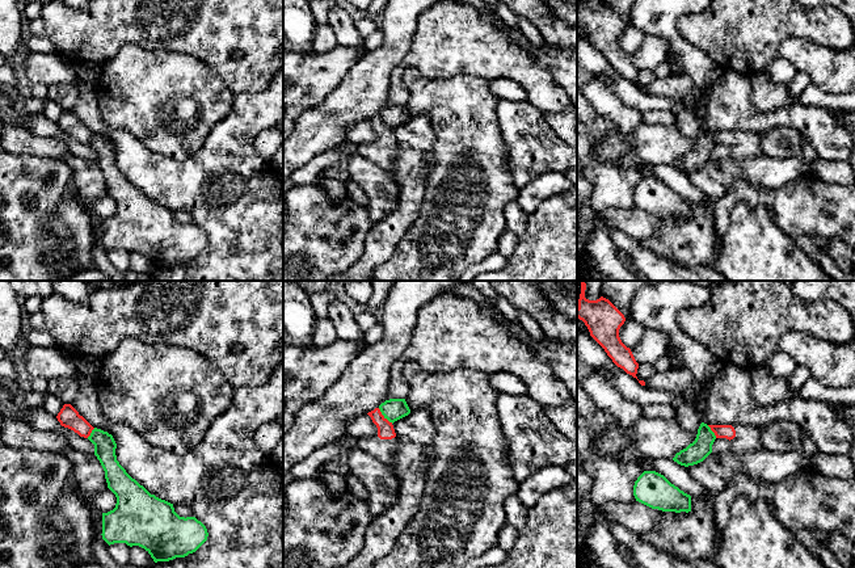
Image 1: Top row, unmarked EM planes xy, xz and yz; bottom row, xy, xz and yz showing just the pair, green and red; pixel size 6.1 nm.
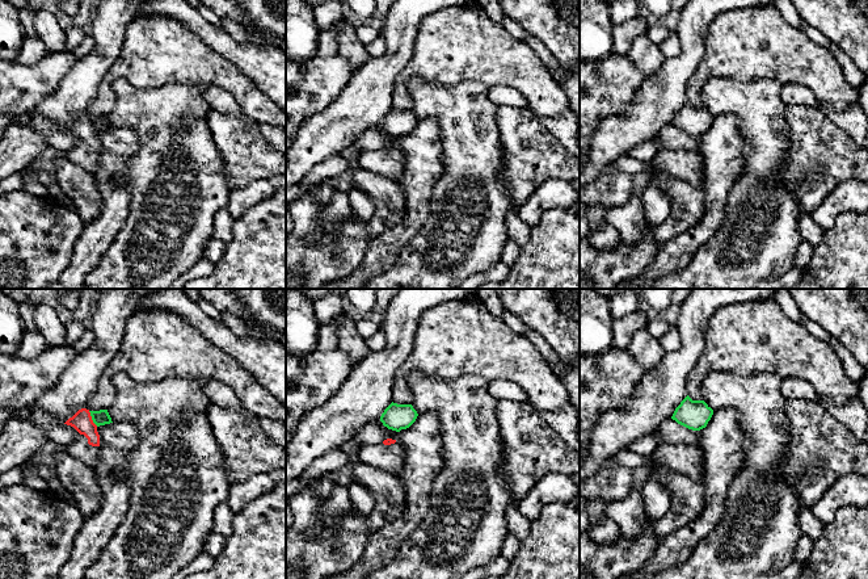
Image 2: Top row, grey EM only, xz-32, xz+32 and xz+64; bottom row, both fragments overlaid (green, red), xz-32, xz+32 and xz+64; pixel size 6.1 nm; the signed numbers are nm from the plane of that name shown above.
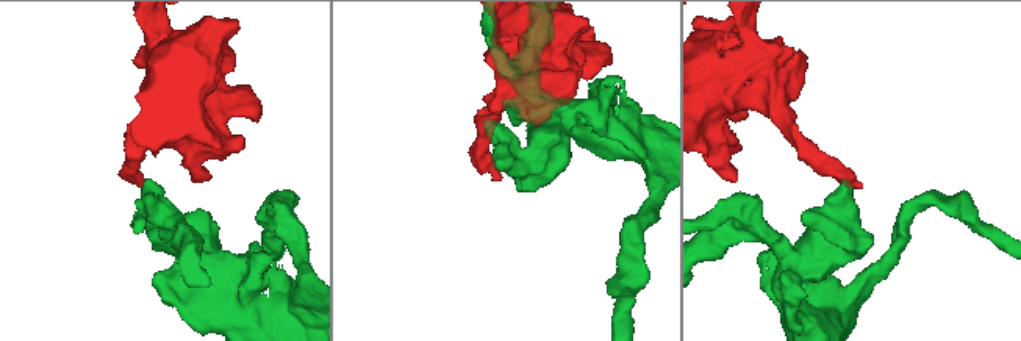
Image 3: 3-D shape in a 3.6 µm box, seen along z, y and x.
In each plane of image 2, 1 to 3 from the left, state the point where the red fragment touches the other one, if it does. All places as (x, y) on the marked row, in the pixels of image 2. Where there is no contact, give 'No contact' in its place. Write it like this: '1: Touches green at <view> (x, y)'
1: Touches green at xz-32 (92, 419)
2: No contact
3: No contact

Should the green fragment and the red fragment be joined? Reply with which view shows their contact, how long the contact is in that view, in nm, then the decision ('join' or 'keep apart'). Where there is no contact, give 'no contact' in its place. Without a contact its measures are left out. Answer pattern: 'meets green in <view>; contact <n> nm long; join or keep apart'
meets green in xz; contact 130 nm long; keep apart

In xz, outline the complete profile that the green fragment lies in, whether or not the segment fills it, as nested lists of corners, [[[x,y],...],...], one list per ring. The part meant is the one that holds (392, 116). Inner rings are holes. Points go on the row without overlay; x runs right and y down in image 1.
[[[405,105],[386,106],[379,112],[379,115],[384,125],[387,125],[392,130],[410,119]]]

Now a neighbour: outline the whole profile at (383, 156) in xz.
[[[379,114],[367,119],[378,138],[357,146],[357,153],[382,169],[391,171],[396,160],[396,139]]]

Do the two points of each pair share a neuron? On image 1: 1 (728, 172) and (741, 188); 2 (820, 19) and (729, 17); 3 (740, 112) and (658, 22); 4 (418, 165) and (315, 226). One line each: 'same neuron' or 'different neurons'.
1: different neurons
2: same neuron
3: different neurons
4: different neurons

